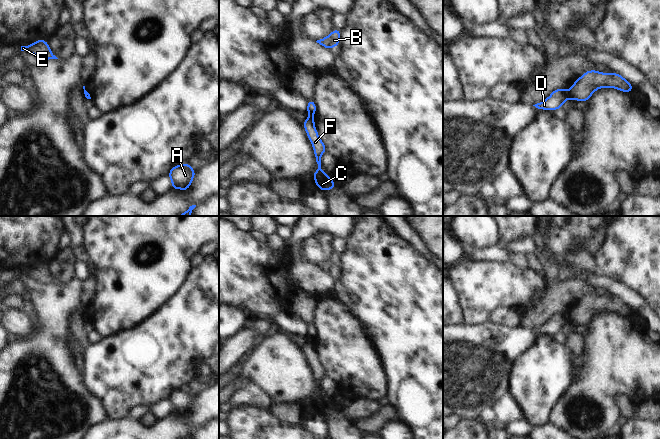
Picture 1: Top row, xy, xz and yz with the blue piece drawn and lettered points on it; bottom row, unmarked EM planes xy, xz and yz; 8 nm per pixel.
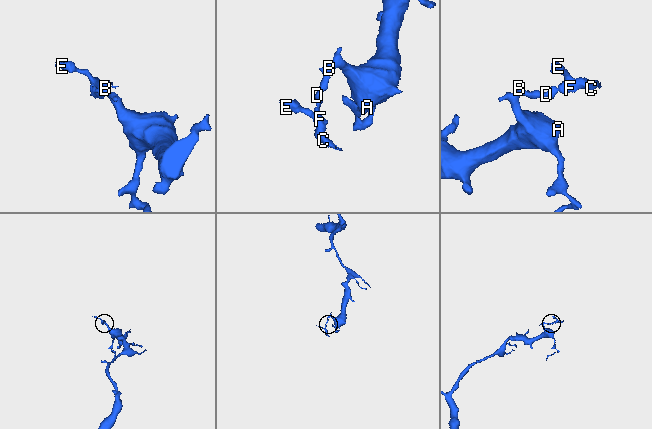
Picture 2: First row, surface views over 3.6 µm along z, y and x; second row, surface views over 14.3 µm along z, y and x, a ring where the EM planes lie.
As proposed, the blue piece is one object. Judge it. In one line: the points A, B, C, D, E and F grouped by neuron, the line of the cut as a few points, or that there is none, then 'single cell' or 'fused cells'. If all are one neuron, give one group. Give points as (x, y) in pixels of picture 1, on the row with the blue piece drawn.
A B D / C E F | yz (567, 92), (569, 97) | fused cells

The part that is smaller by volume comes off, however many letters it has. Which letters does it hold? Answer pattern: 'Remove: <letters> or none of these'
Remove: C, E, F

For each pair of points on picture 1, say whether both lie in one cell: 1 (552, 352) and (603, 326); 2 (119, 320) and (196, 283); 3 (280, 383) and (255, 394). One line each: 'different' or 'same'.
1: different
2: different
3: different

